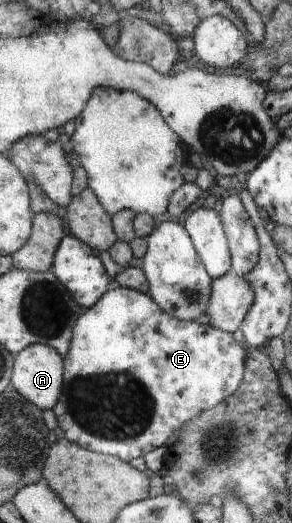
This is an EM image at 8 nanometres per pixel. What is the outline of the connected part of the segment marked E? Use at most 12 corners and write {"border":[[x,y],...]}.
{"border":[[116,285],[50,415],[143,458],[235,393],[243,348]]}

